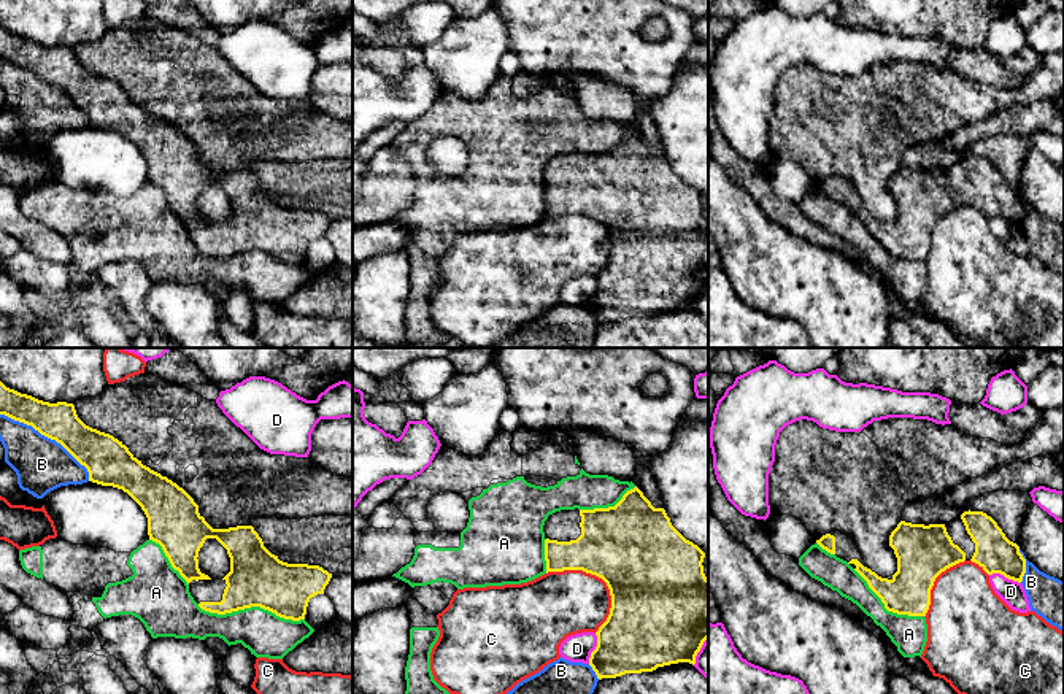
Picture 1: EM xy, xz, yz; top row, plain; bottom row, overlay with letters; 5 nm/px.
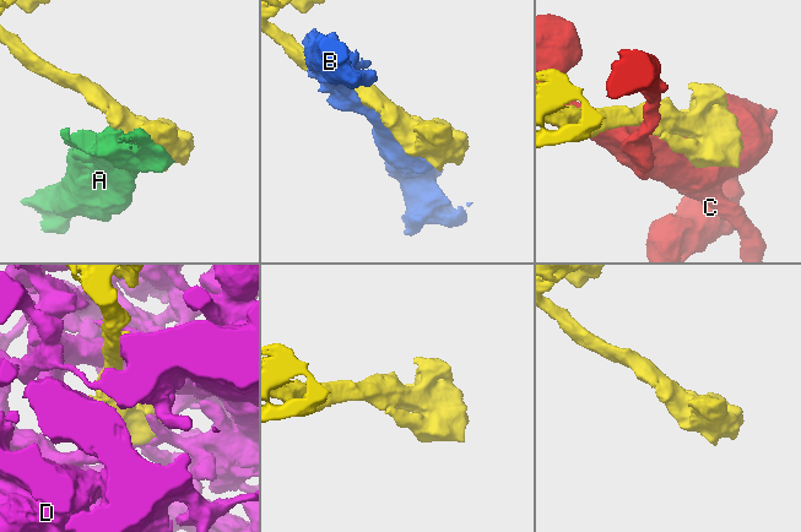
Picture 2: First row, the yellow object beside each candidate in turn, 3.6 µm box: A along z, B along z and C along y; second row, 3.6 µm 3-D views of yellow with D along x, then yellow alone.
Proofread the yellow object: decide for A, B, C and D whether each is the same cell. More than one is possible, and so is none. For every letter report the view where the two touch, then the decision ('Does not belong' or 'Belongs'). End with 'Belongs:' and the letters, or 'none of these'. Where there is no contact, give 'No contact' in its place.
A: Touches yellow in xy. Does not belong
B: Touches yellow in xy. Does not belong
C: Touches yellow in xz. Does not belong
D: Touches yellow in yz. Does not belong
Belongs: none of these

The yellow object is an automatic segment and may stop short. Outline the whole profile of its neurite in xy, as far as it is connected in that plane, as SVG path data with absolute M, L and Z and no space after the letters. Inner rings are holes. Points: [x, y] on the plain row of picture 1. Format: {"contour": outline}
{"contour": "M0 25L0 59L32 70L41 79L60 87L89 116L89 125L113 130L127 137L148 162L149 184L159 187L172 211L187 226L189 237L199 251L210 257L226 259L251 251L260 251L279 262L305 264L311 241L324 238L332 218L319 210L287 208L272 199L253 170L213 173L199 157L199 149L176 127L143 110L129 92L110 78L86 70L75 49L49 48L6 32ZM206 183L216 183L230 202L230 216L221 224L211 224L199 213L199 195Z"}

